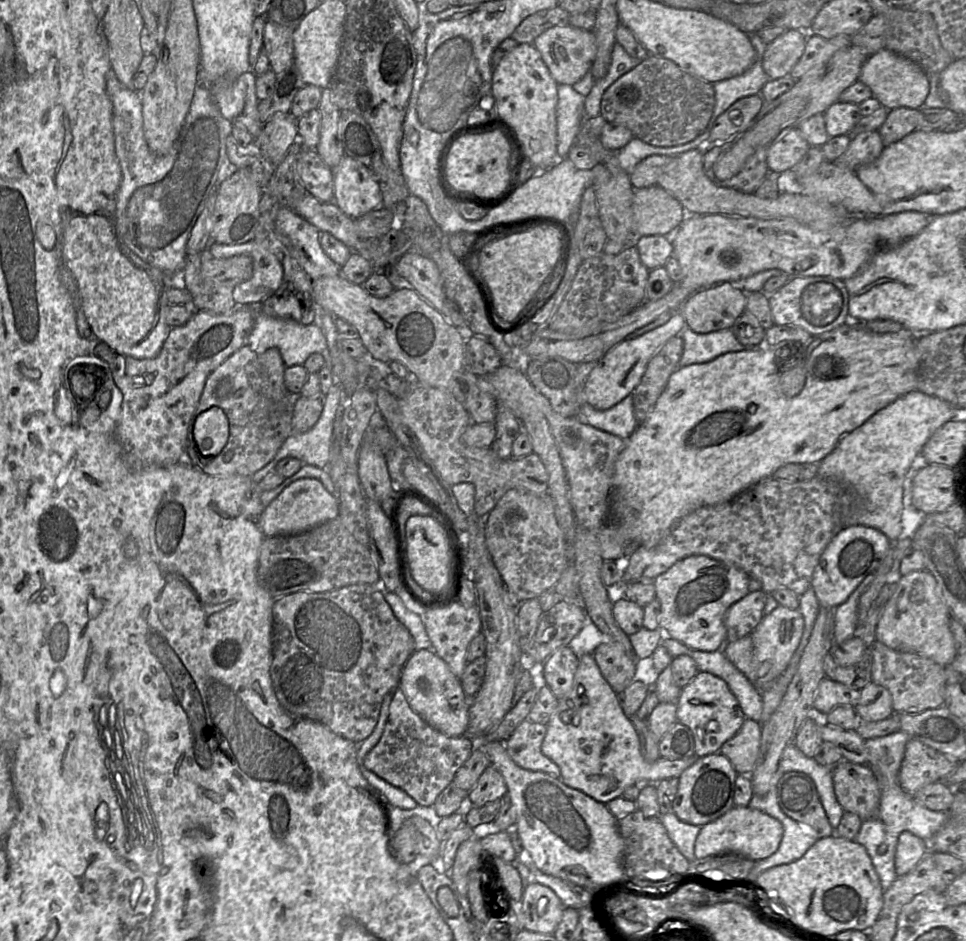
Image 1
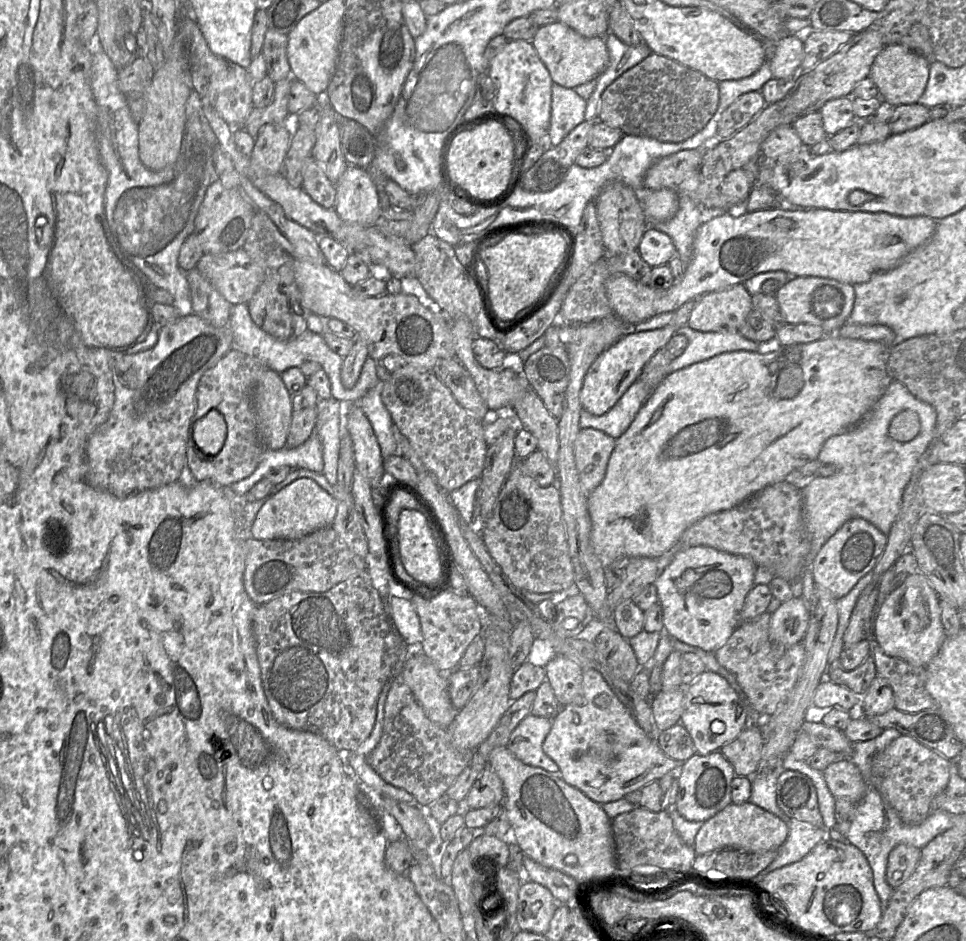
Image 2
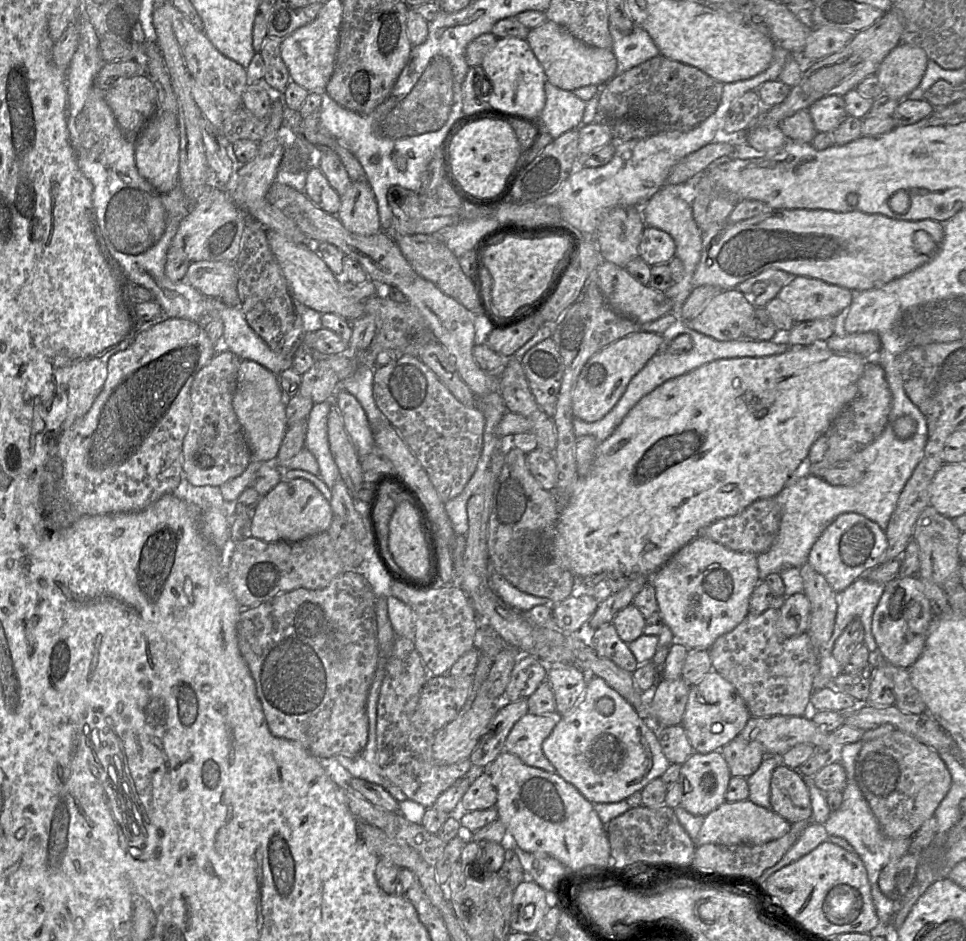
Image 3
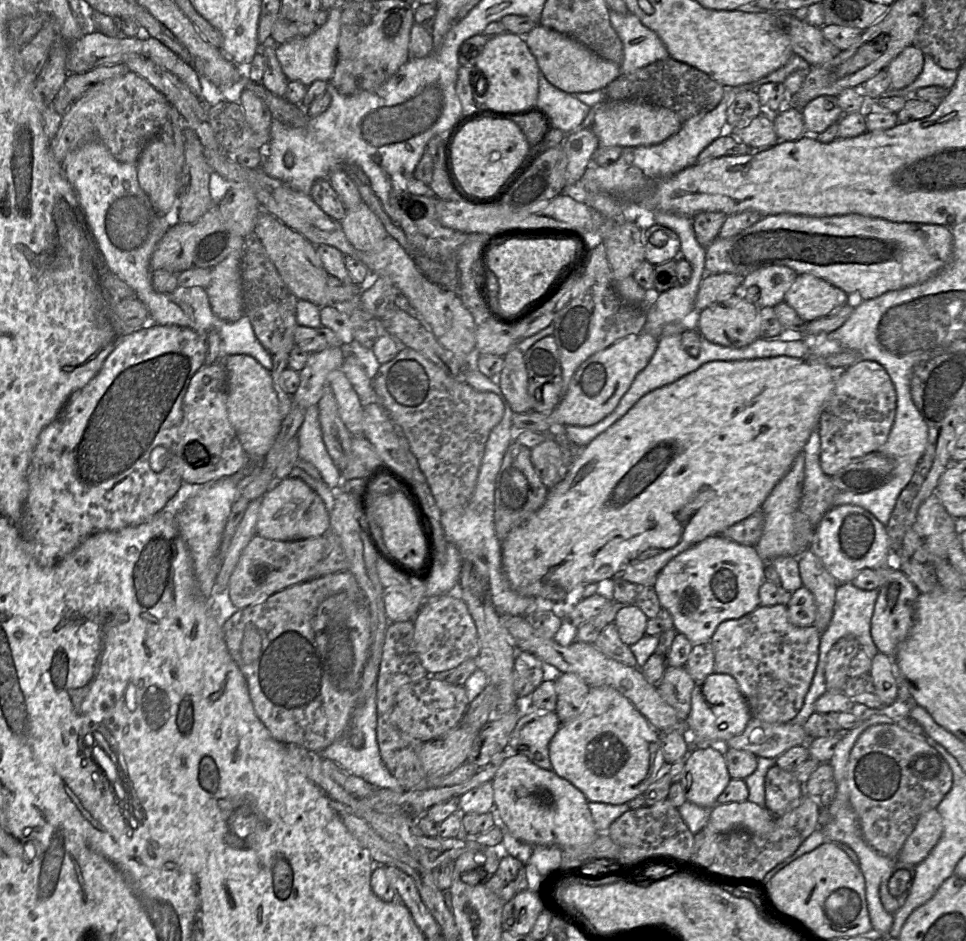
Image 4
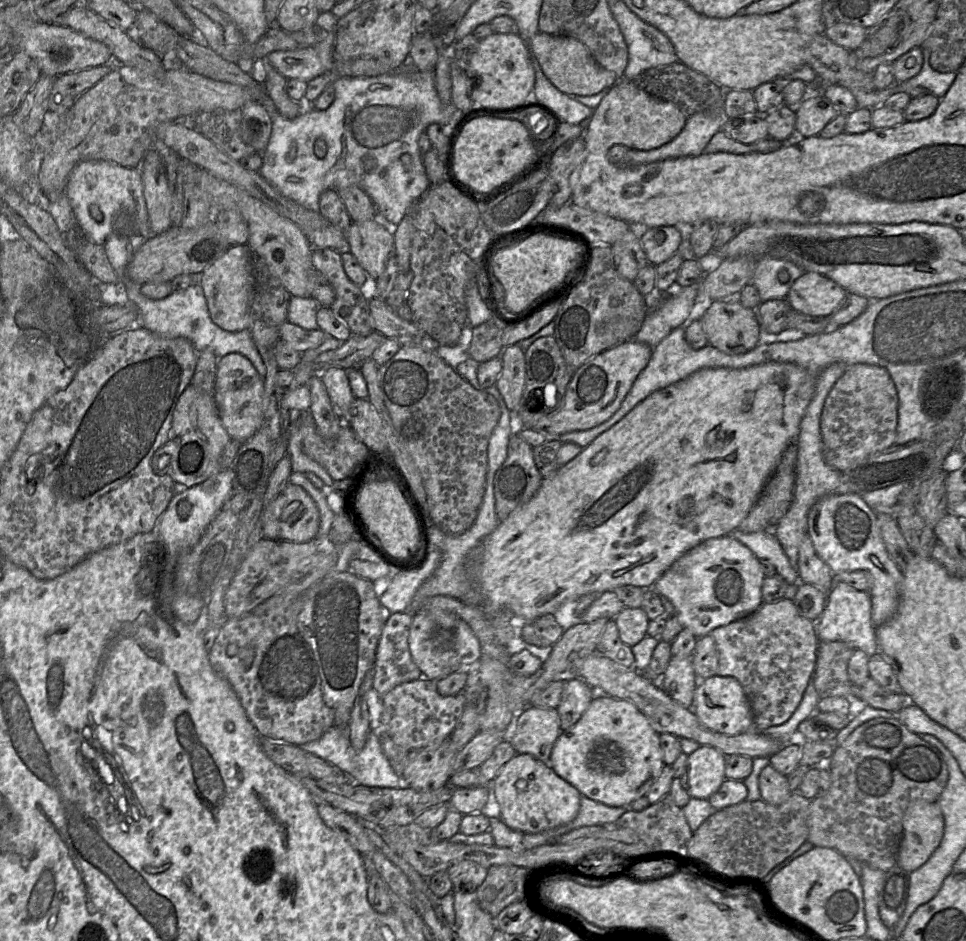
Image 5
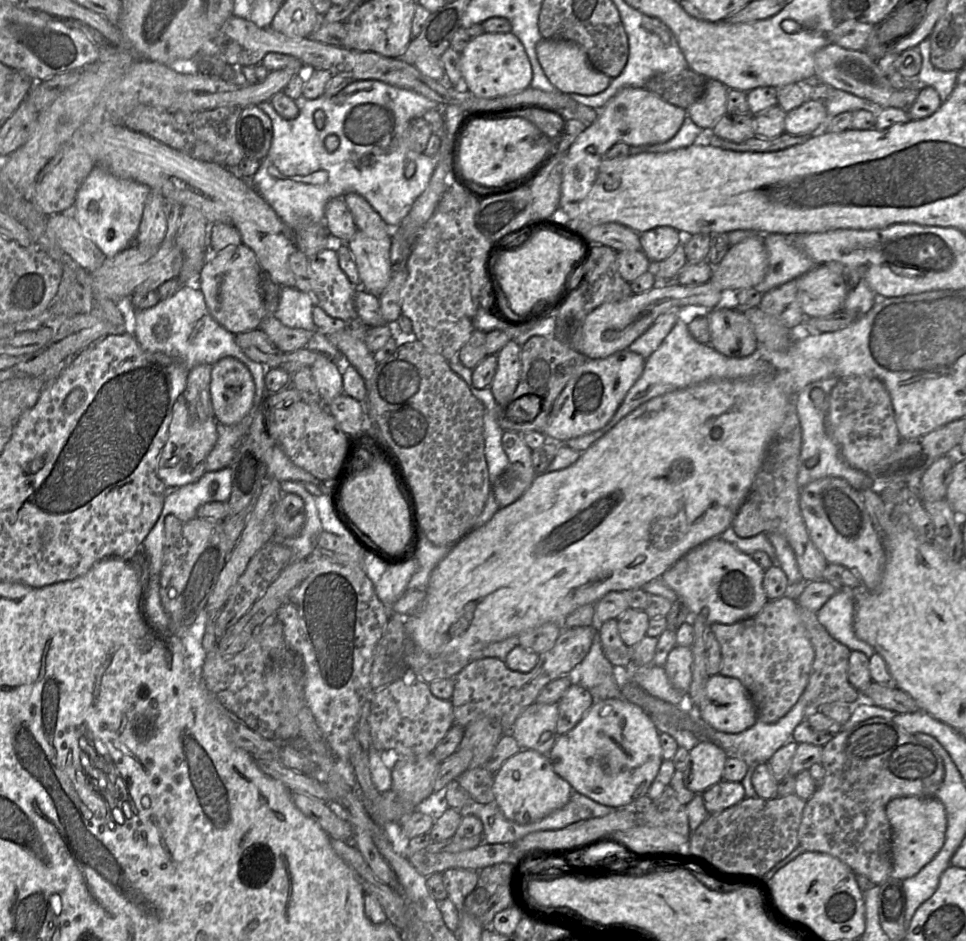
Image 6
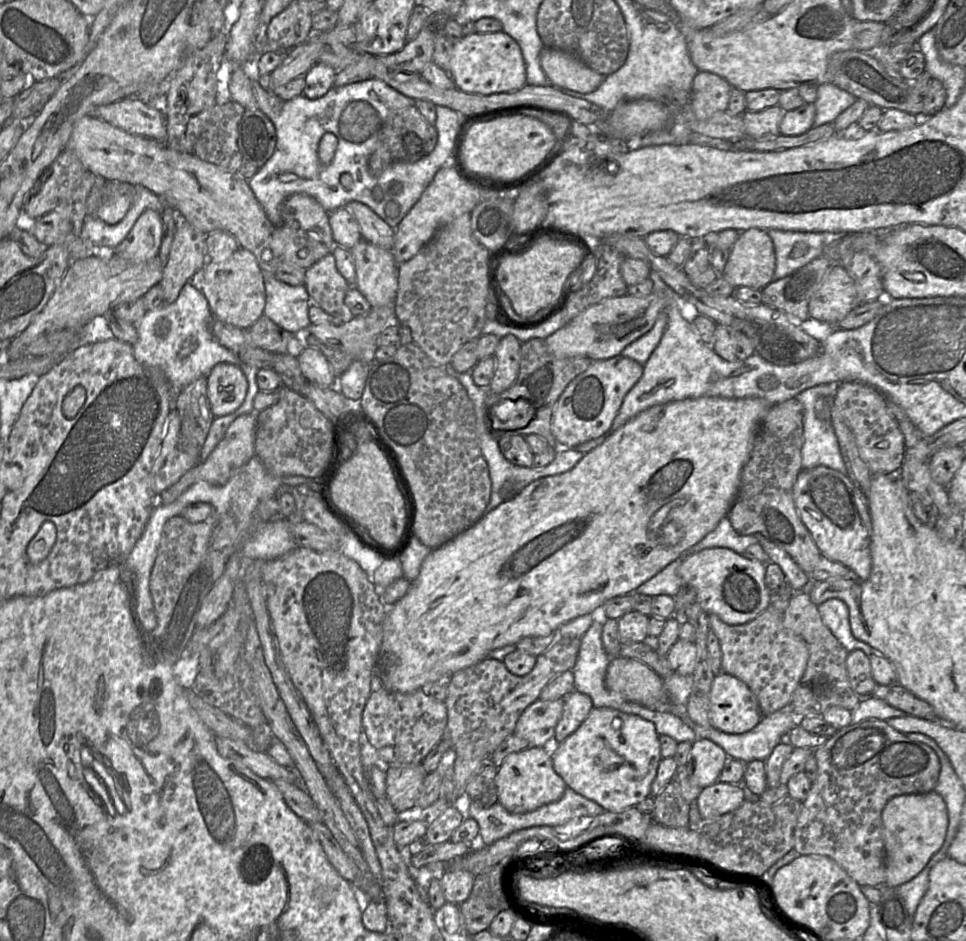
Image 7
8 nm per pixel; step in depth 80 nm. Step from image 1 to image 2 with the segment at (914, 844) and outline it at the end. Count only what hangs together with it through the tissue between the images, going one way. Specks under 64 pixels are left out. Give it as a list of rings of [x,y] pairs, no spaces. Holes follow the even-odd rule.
[[[899,844],[890,852],[886,867],[886,881],[893,889],[912,875],[920,855],[921,849],[907,844]]]

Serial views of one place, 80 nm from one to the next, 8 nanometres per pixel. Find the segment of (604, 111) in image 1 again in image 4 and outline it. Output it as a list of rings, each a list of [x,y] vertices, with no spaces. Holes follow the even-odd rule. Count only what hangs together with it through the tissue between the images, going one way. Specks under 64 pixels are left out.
[[[669,56],[631,73],[621,74],[605,88],[609,101],[641,101],[674,111],[683,123],[712,111],[724,96],[724,86],[709,75]]]

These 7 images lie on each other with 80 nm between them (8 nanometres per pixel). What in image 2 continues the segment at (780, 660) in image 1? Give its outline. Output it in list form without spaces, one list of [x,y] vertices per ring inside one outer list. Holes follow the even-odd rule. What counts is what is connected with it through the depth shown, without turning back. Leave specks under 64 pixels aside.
[[[793,597],[771,614],[770,639],[790,647],[803,642],[808,625],[807,605],[801,597]]]

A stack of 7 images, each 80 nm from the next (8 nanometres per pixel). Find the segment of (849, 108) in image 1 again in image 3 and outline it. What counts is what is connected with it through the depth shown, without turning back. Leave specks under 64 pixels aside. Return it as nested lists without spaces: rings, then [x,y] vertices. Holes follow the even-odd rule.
[[[838,95],[817,100],[808,112],[818,132],[833,132],[848,116],[843,96]]]

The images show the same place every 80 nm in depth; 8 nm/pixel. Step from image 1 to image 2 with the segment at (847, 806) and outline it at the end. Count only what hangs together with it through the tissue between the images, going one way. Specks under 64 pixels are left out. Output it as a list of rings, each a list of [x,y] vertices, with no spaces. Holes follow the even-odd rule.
[[[839,757],[823,771],[823,775],[835,798],[845,798],[854,804],[864,797],[869,788],[860,770],[848,757]]]

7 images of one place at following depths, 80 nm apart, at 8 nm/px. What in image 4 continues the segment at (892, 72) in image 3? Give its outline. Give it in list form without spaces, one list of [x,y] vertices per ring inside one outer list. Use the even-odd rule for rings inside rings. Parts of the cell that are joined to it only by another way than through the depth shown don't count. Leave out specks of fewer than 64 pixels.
[[[914,45],[906,47],[887,66],[891,78],[891,89],[910,85],[920,75],[924,66],[924,53]]]

